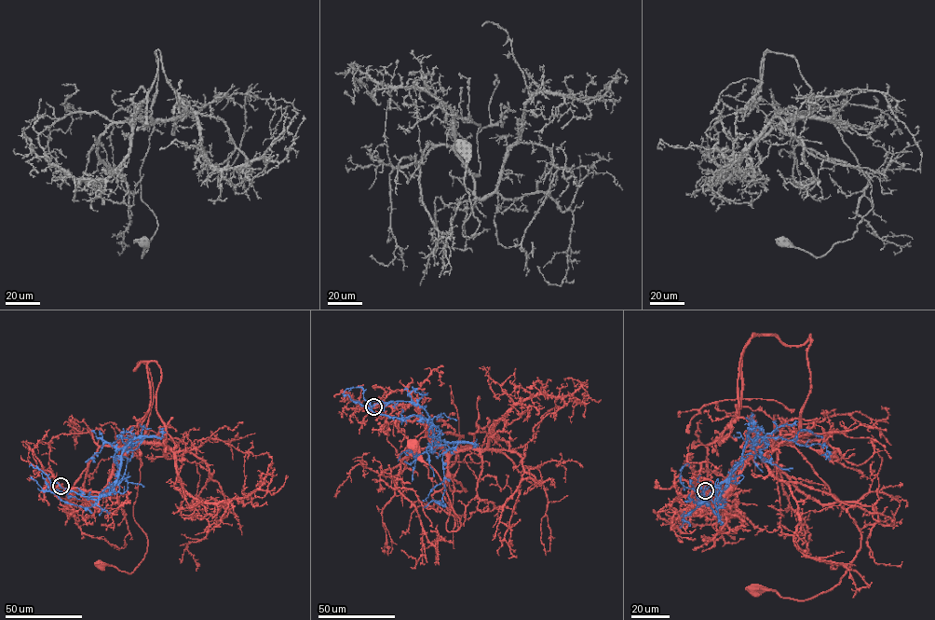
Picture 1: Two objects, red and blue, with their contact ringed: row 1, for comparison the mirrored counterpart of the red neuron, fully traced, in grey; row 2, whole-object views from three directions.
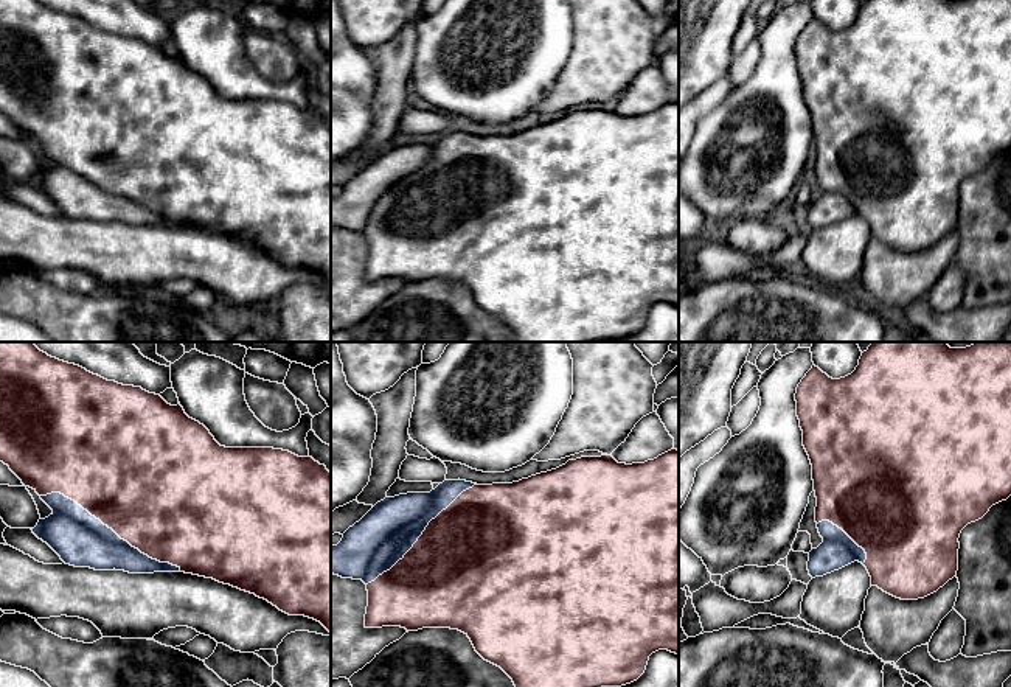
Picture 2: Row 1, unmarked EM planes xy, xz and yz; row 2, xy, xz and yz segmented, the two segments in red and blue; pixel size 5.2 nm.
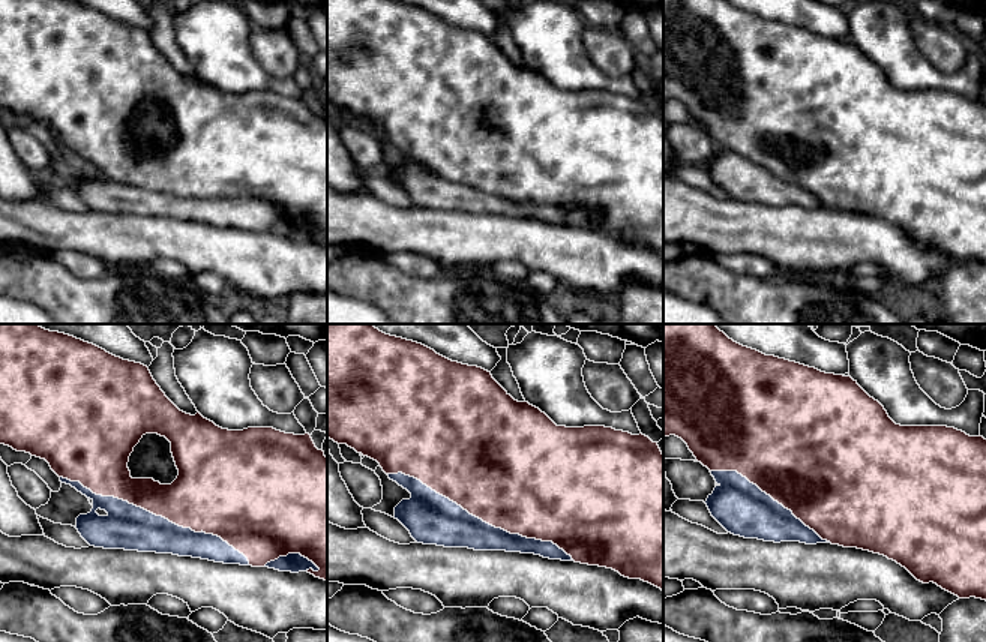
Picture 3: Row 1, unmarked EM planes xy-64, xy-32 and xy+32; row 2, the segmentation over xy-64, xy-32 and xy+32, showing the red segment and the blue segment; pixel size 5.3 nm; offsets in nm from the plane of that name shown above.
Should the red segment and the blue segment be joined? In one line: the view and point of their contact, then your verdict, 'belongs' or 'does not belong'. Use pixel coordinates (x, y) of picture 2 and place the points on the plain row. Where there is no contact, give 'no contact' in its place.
xy (111, 179) | does not belong

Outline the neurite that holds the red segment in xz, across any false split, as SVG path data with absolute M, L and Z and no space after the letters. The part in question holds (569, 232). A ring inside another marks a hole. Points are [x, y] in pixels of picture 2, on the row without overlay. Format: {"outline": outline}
{"outline": "M671 101L654 112L644 115L618 115L612 106L601 109L581 109L568 112L565 117L522 131L512 135L474 137L463 143L446 162L429 174L413 199L390 222L379 227L367 236L368 258L365 266L365 280L401 278L407 283L422 280L450 280L464 284L475 303L488 314L500 319L514 334L514 342L599 342L601 339L621 339L637 333L646 322L649 308L658 302L668 302L679 306L679 103Z"}

